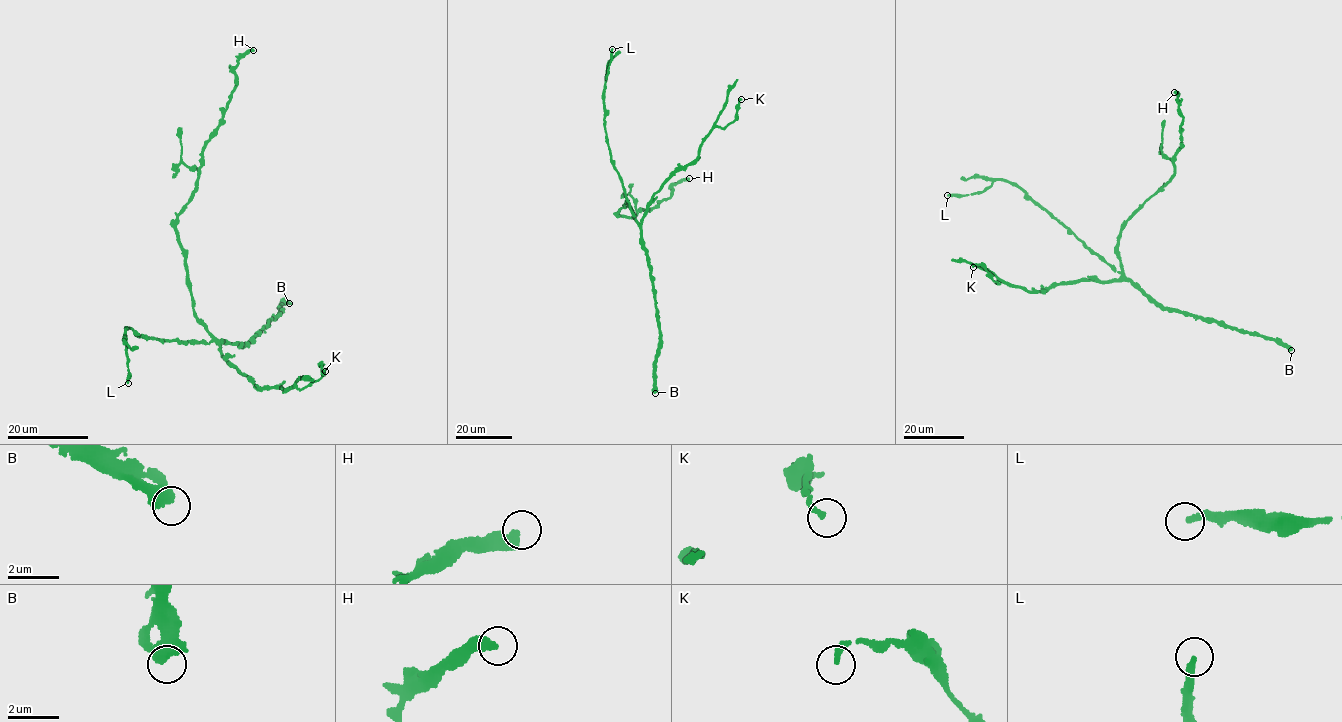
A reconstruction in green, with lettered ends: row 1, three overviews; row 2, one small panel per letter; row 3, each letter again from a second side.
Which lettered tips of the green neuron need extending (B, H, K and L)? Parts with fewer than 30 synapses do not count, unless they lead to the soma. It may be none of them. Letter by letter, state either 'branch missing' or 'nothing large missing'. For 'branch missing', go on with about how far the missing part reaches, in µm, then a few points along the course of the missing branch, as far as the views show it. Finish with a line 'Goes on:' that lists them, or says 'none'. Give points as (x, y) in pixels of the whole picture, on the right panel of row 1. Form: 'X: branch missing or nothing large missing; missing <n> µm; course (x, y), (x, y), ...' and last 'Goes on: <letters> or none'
B: nothing large missing
H: nothing large missing
K: nothing large missing
L: nothing large missing
Goes on: none

